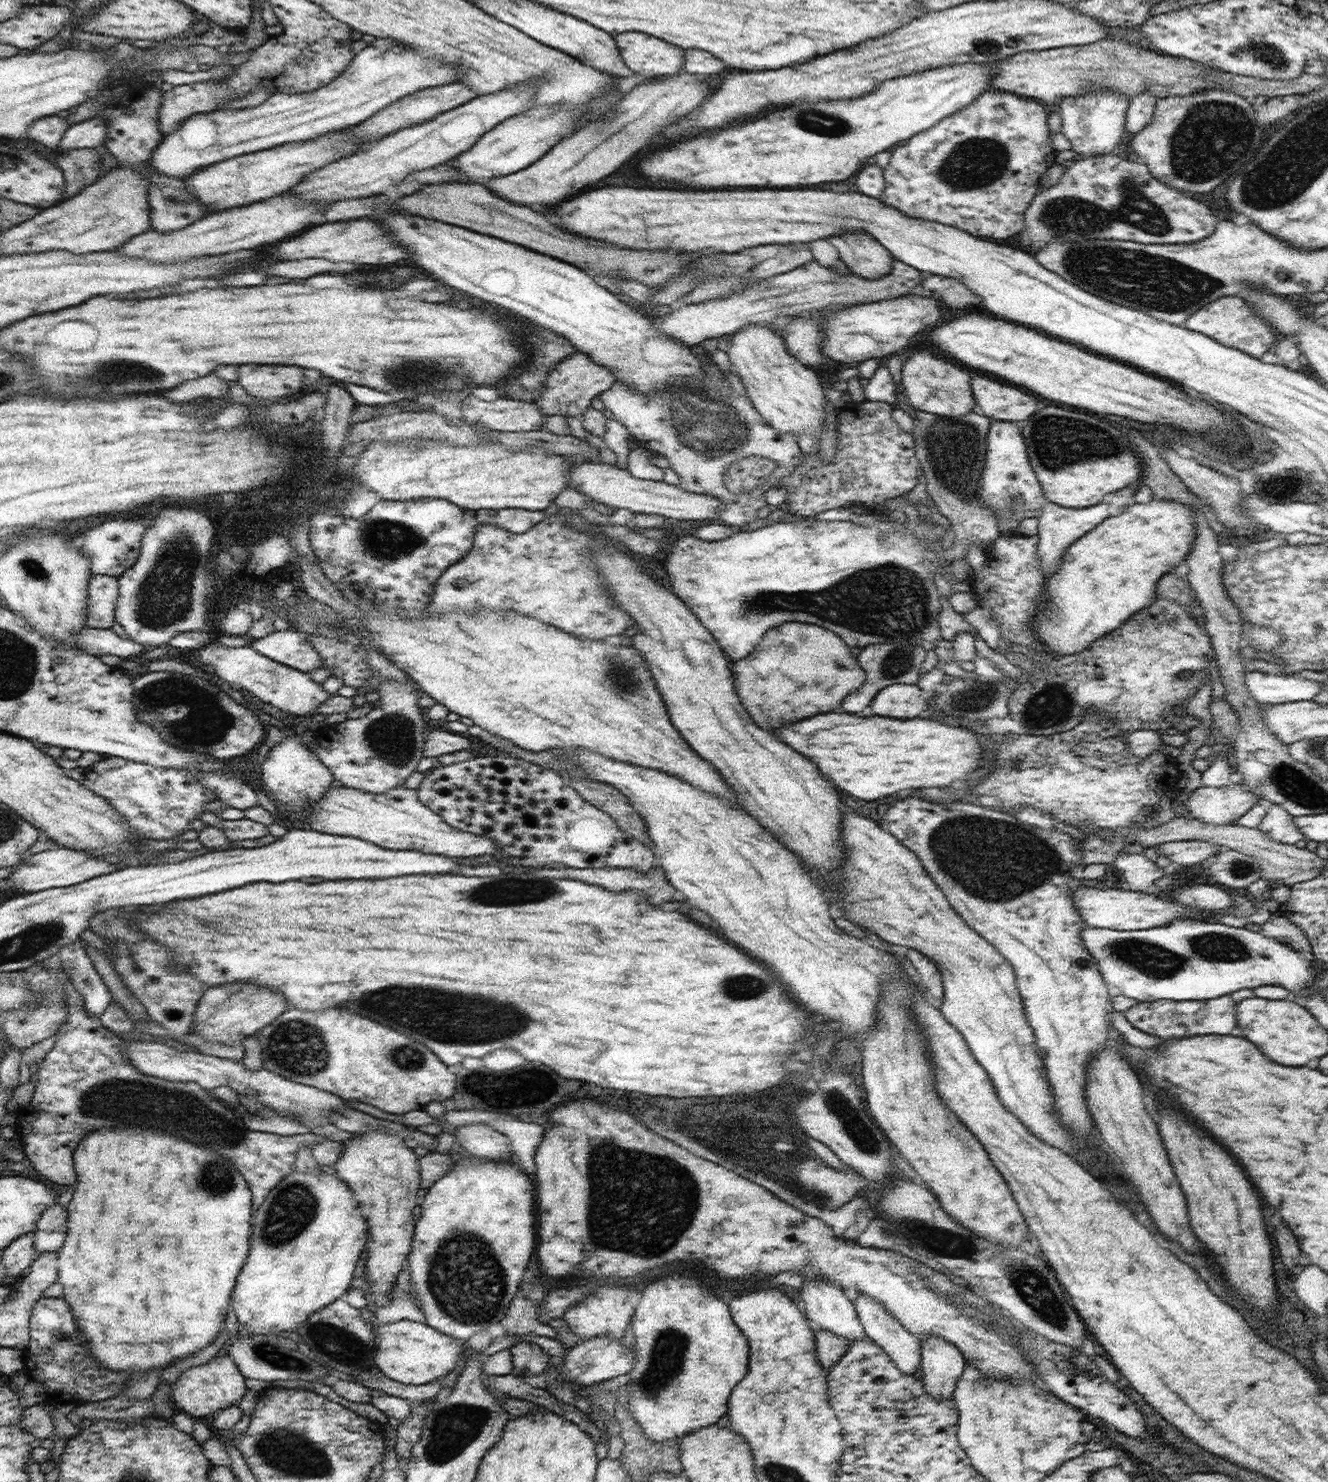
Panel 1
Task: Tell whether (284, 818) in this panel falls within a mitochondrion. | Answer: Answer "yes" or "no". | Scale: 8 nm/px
no

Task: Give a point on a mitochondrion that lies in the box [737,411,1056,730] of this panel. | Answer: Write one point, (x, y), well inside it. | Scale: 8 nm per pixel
(955, 449)

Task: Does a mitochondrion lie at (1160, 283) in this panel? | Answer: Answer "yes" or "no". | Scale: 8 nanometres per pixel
yes

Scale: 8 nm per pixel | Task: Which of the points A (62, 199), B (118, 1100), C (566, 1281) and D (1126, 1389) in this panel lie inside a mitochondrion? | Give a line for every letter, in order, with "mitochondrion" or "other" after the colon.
A: other
B: mitochondrion
C: other
D: other

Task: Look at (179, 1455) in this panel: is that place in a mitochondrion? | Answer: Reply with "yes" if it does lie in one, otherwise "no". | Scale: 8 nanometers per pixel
no

